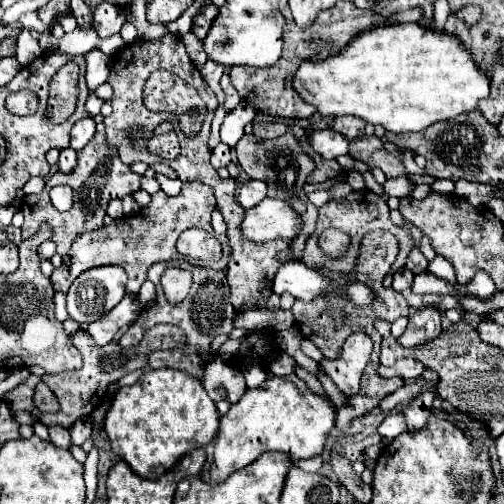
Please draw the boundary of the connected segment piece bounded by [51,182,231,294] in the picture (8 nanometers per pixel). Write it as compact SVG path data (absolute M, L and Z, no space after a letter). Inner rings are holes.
M185 182L181 192L177 196L167 196L165 192L157 192L153 194L153 200L147 208L143 208L141 212L133 214L133 216L123 216L121 220L113 220L113 224L103 226L99 230L93 232L85 232L81 236L75 238L69 254L63 258L61 266L53 270L51 274L51 282L55 292L67 292L71 282L85 270L89 270L91 266L107 266L107 264L117 264L123 266L127 276L129 276L129 292L137 294L141 284L147 280L147 270L151 264L155 262L163 262L163 260L181 260L183 256L177 252L175 242L179 238L179 234L185 228L197 226L203 228L207 232L211 232L221 242L223 246L223 258L216 262L199 262L193 258L183 258L191 264L201 264L201 266L211 266L214 270L226 270L229 258L231 256L231 247L227 236L215 234L213 226L211 226L211 212L215 210L215 198L213 198L213 190L207 184L201 182Z

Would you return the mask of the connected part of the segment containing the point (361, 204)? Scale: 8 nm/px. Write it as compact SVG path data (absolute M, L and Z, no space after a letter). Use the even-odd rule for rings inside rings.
M353 190L353 192L349 192L345 198L331 198L325 206L321 206L321 208L319 208L319 218L317 218L317 228L315 228L315 232L313 232L313 236L317 236L317 244L319 244L321 232L327 230L327 228L343 230L343 232L347 232L349 238L351 238L349 250L347 250L343 256L339 256L339 258L331 258L331 256L327 256L327 254L321 250L321 264L323 264L323 266L329 266L331 270L339 270L339 272L347 272L347 270L353 266L353 262L355 262L355 252L357 252L359 244L361 244L361 238L363 238L367 232L377 230L377 228L395 232L395 238L399 240L399 254L397 254L397 260L395 260L395 264L393 264L393 270L385 276L385 282L383 282L385 288L391 286L393 274L403 268L405 258L407 258L409 250L413 248L413 240L411 240L401 228L397 228L397 226L393 228L393 222L391 222L391 218L389 218L389 206L387 206L385 198L379 196L379 194L373 194L373 192L369 192L369 190L363 190L363 192L361 192L361 190ZM371 196L377 196L377 202L371 202Z

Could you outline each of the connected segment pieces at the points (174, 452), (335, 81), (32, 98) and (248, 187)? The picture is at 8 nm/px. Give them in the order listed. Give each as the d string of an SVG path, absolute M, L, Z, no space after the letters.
M173 368L147 370L133 386L119 388L103 422L105 434L109 430L113 452L143 478L155 478L173 470L183 456L205 448L215 438L217 428L219 414L203 384Z
M417 22L361 30L341 52L325 60L301 62L291 86L307 104L315 106L323 118L351 114L369 124L383 124L385 130L395 134L419 132L433 122L475 110L477 102L489 96L489 80L477 70L467 48L455 36L435 34Z
M15 92L7 98L5 106L13 114L33 114L37 110L37 96L33 92Z
M247 180L239 186L239 202L245 210L257 206L265 196L267 196L267 186L261 180Z

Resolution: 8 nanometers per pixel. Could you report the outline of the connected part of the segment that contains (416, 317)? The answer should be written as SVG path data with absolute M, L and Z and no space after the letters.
M437 304L421 306L409 316L407 330L399 338L403 346L417 346L429 342L441 334L441 310Z

